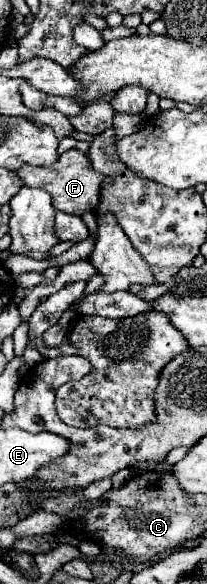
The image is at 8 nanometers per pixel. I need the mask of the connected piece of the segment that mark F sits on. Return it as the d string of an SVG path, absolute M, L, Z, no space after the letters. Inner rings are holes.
M69 149L63 155L59 155L57 163L49 165L49 167L33 167L33 165L25 165L21 169L17 169L17 175L21 177L23 185L27 187L37 187L37 189L45 189L51 199L53 199L53 207L57 211L69 213L69 215L83 215L87 211L95 211L97 203L99 203L99 189L101 189L101 181L103 175L99 175L91 165L85 153L81 153L79 149Z

